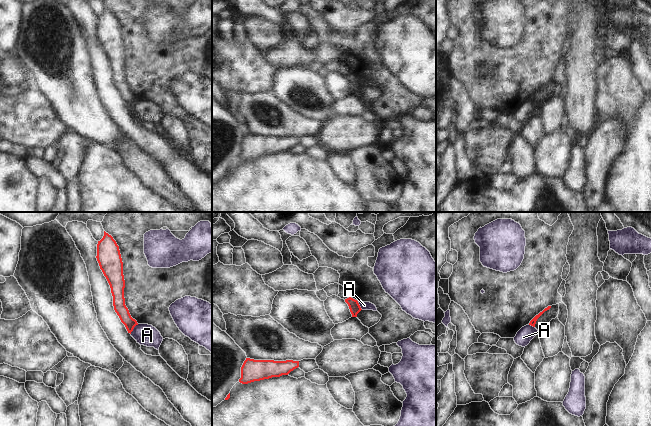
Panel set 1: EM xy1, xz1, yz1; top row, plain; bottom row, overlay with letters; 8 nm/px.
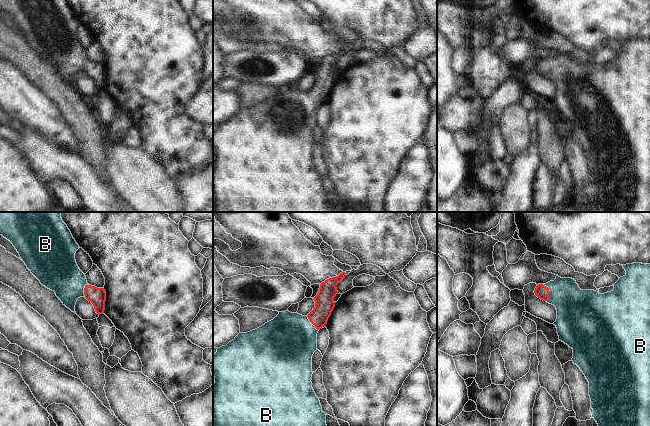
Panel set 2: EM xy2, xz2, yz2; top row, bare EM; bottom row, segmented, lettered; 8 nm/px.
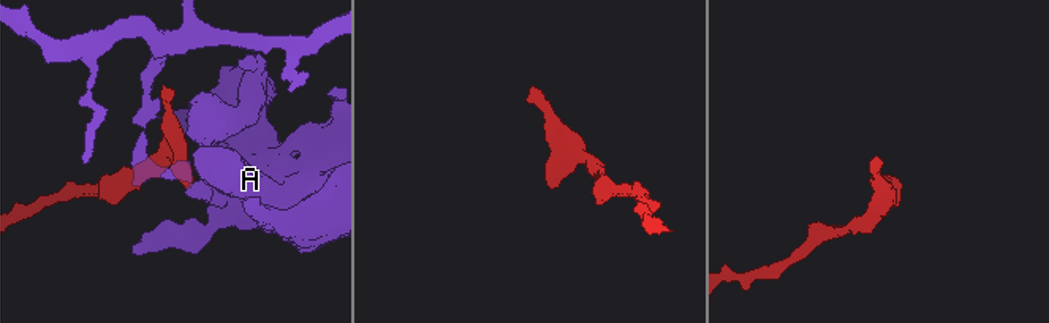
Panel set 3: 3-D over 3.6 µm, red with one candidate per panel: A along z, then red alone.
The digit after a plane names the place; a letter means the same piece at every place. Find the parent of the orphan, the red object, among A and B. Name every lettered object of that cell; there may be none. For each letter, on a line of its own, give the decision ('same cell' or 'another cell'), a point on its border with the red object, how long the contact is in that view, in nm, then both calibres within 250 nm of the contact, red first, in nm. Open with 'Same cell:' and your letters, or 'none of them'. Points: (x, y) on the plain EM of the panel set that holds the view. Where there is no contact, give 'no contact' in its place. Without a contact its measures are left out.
Same cell: B
A: another cell; meets red in xy1 at (133, 104); contact 100 nm long; 100 nm thick on the red side, 170 nm on the other
B: same cell; meets red in yz2 at (549, 68); contact 150 nm long; 110 nm thick on the red side, 300 nm on the other

